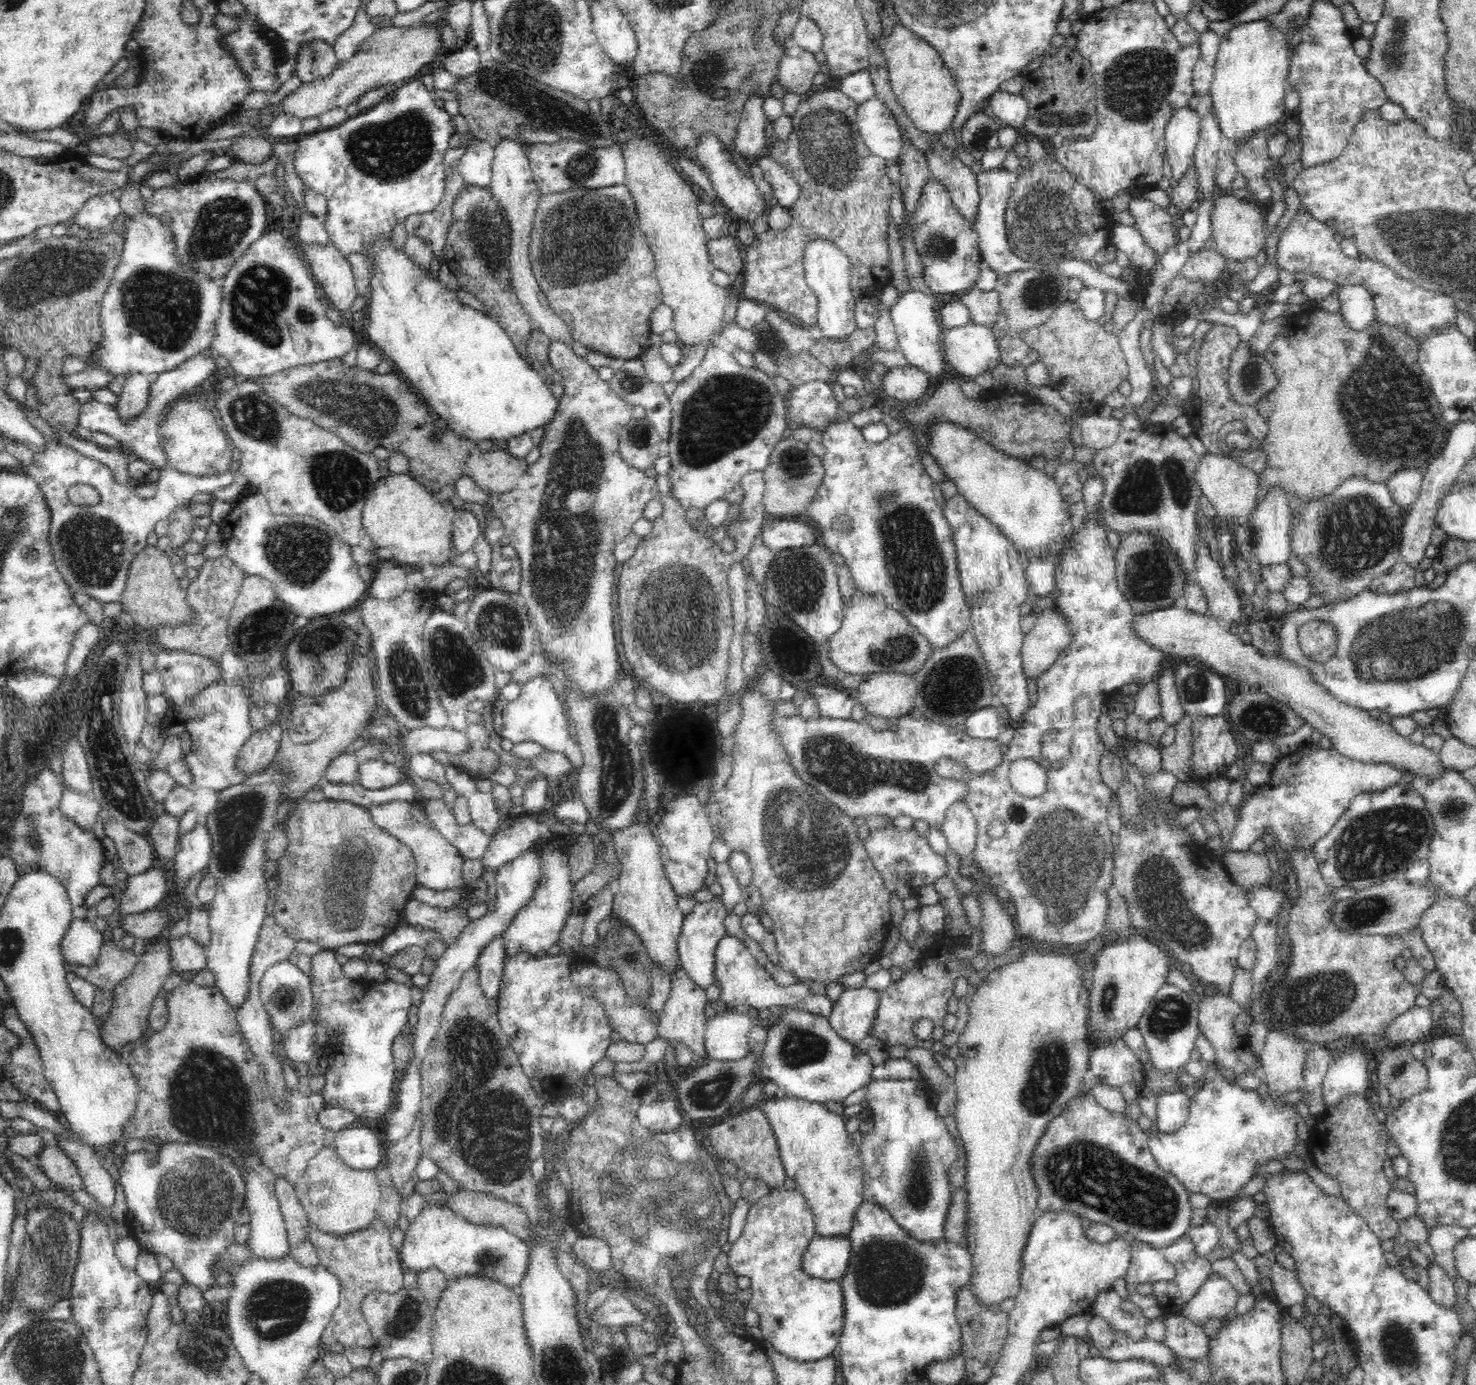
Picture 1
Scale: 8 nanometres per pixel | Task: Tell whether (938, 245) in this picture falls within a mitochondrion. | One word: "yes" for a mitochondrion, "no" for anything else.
yes

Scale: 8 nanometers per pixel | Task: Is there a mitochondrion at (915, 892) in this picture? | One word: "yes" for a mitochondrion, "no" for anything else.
no

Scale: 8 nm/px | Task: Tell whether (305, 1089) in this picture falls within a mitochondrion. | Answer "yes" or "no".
no

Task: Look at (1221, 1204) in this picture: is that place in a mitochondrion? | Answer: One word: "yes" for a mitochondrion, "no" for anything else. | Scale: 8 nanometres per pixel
no

